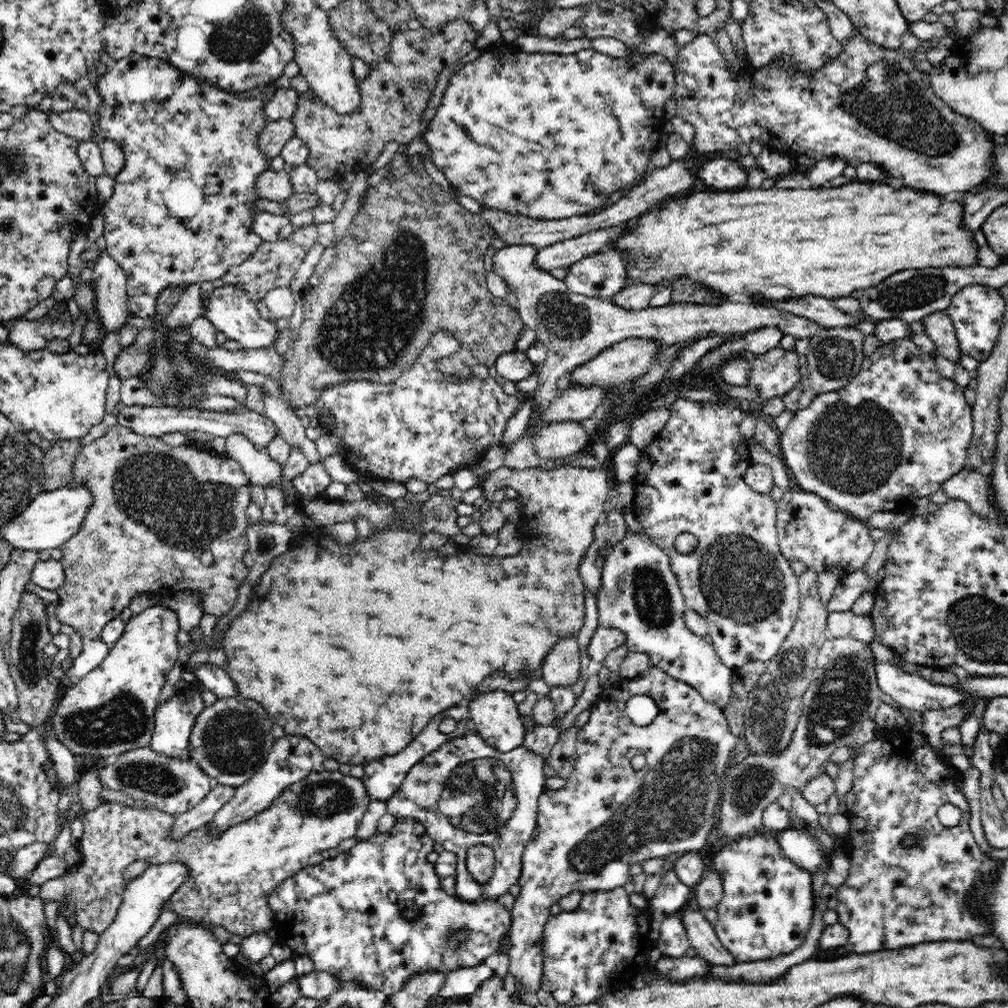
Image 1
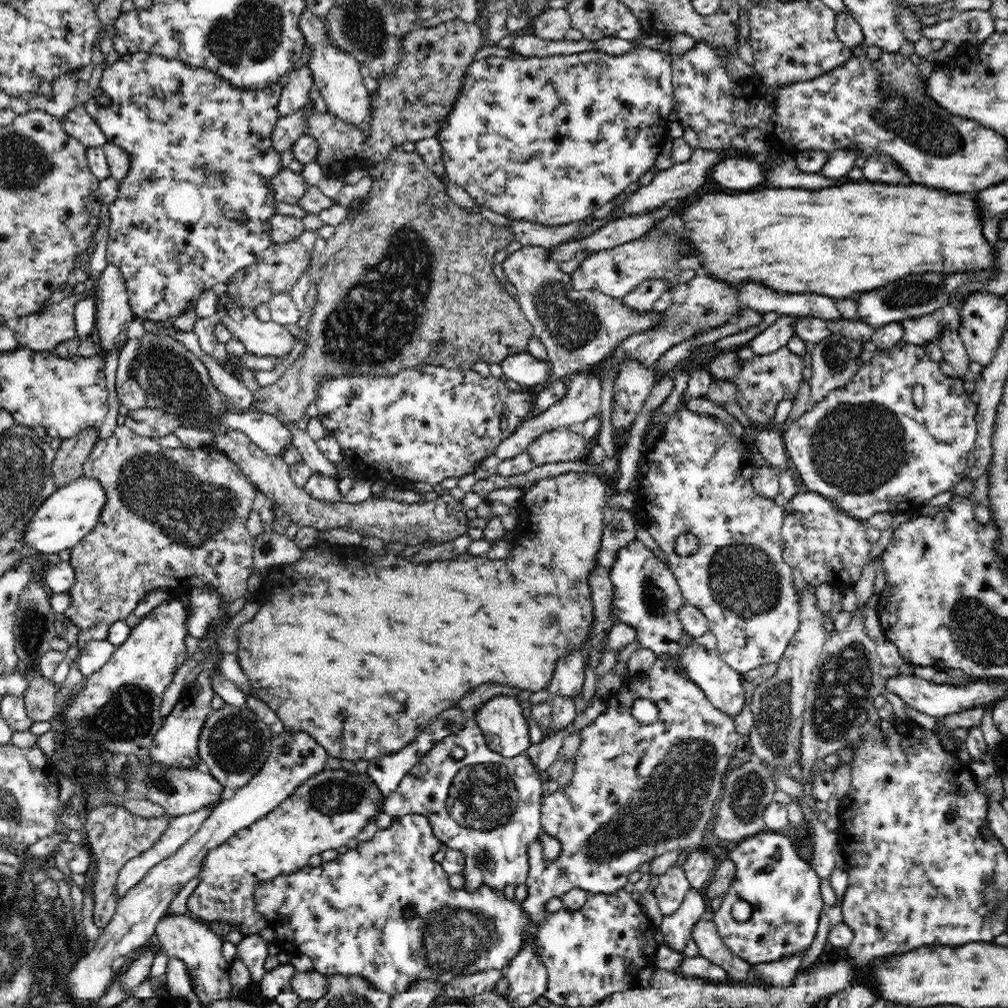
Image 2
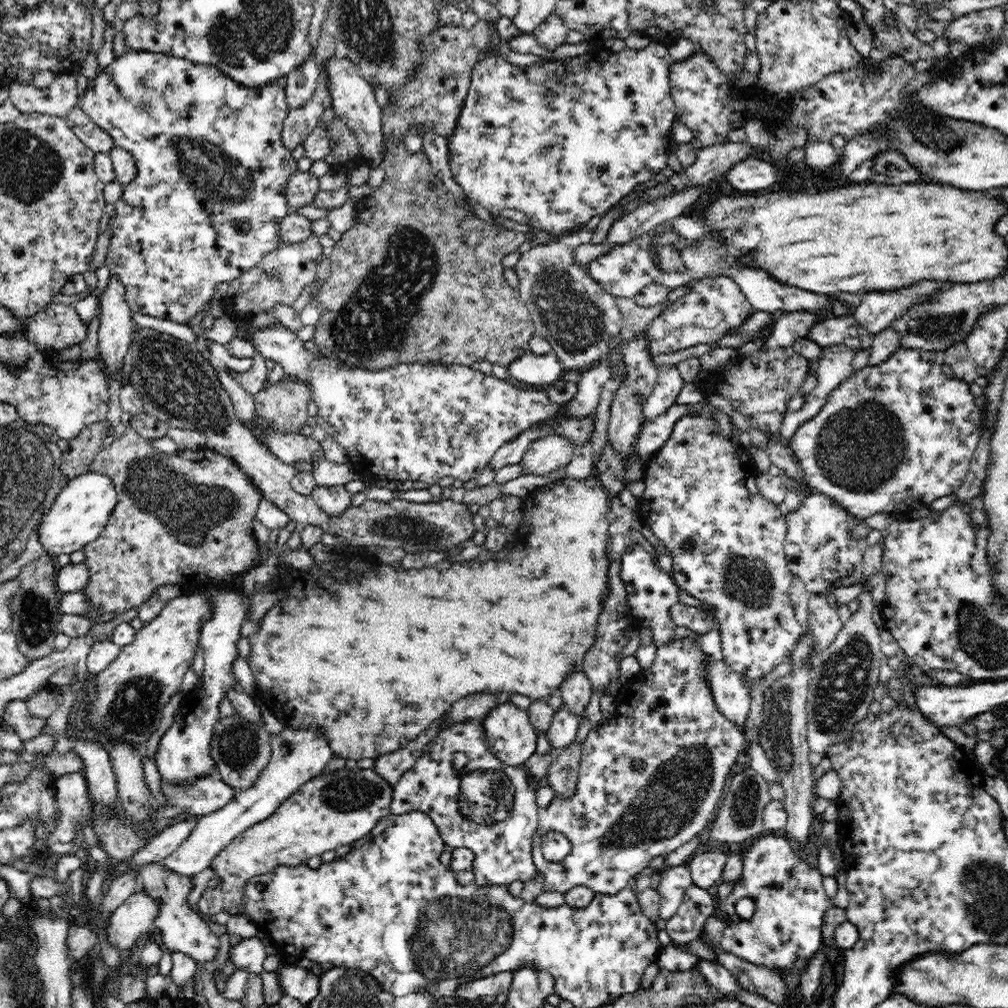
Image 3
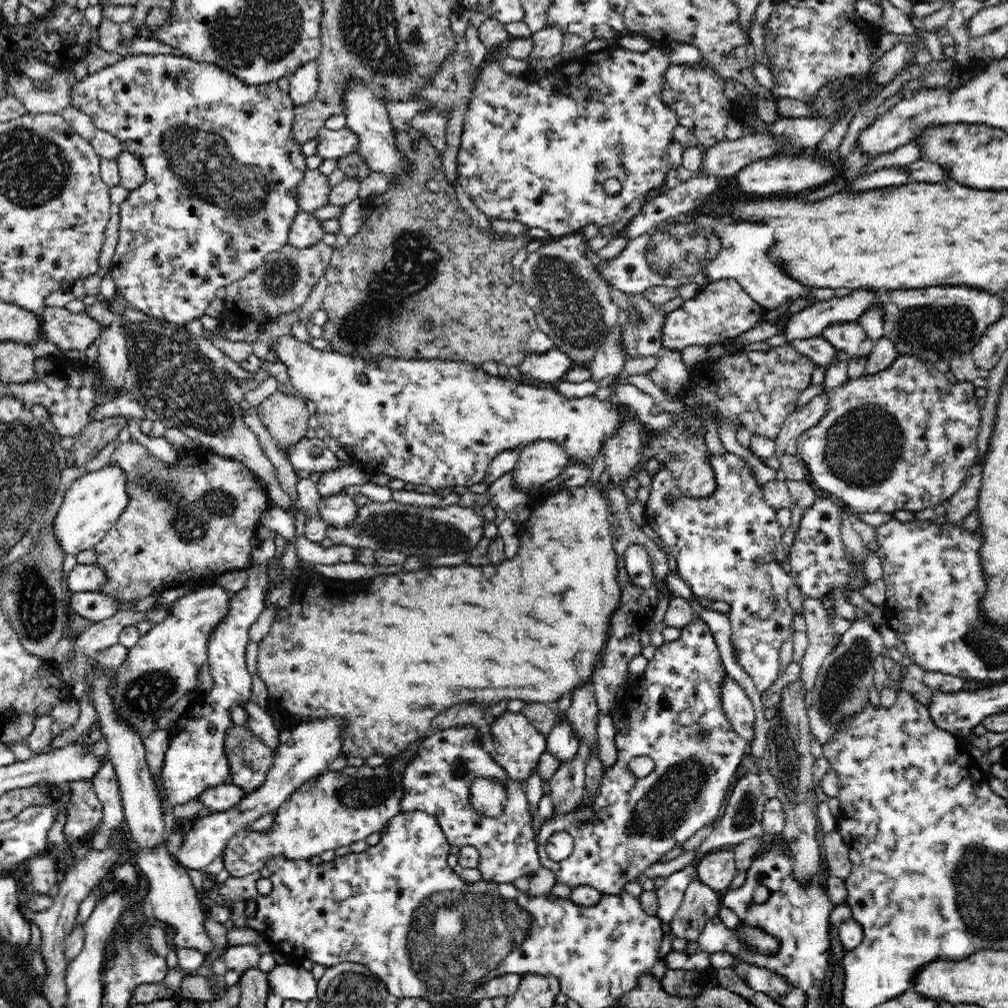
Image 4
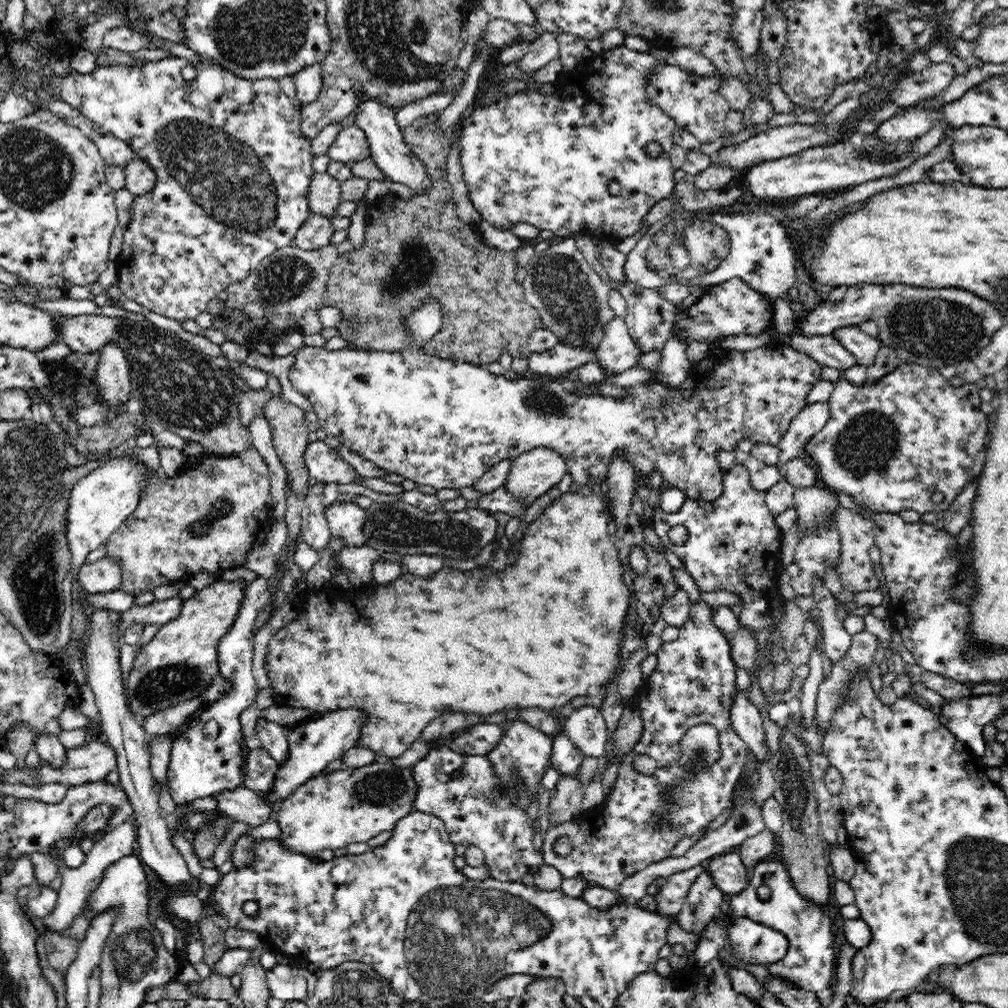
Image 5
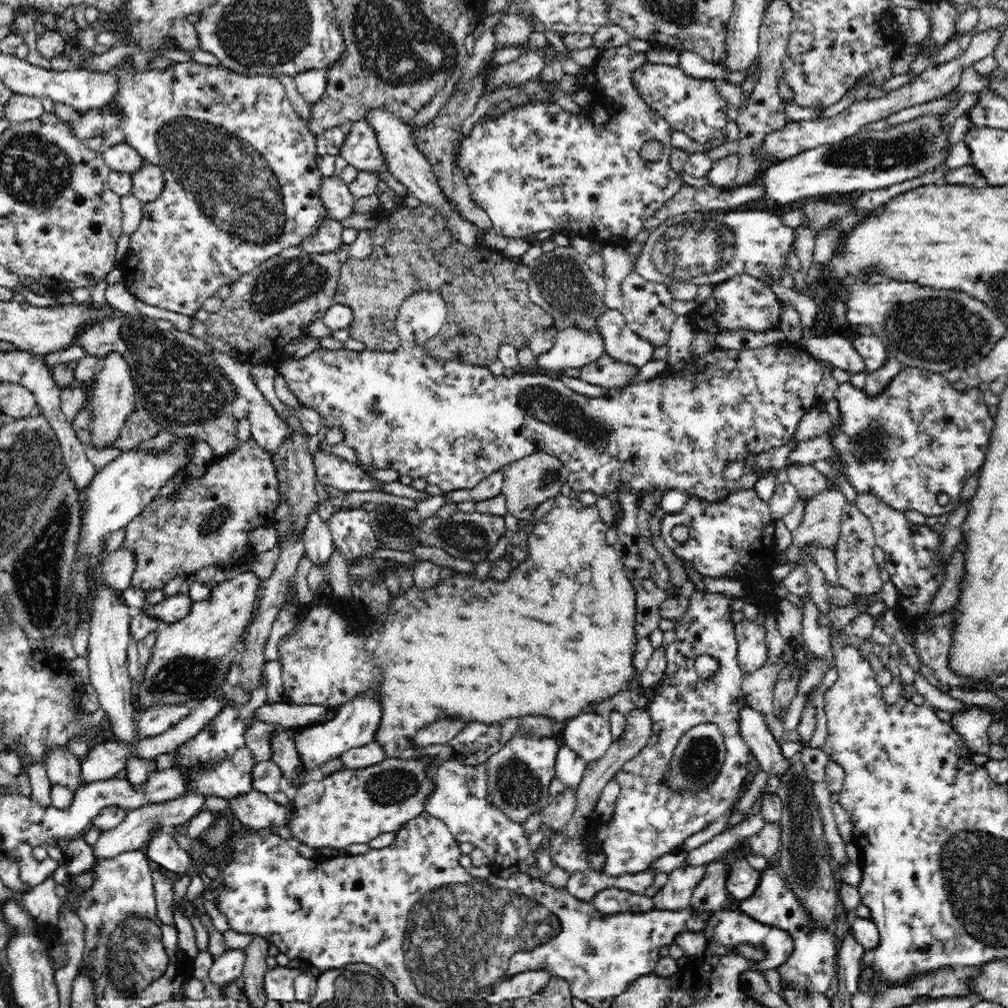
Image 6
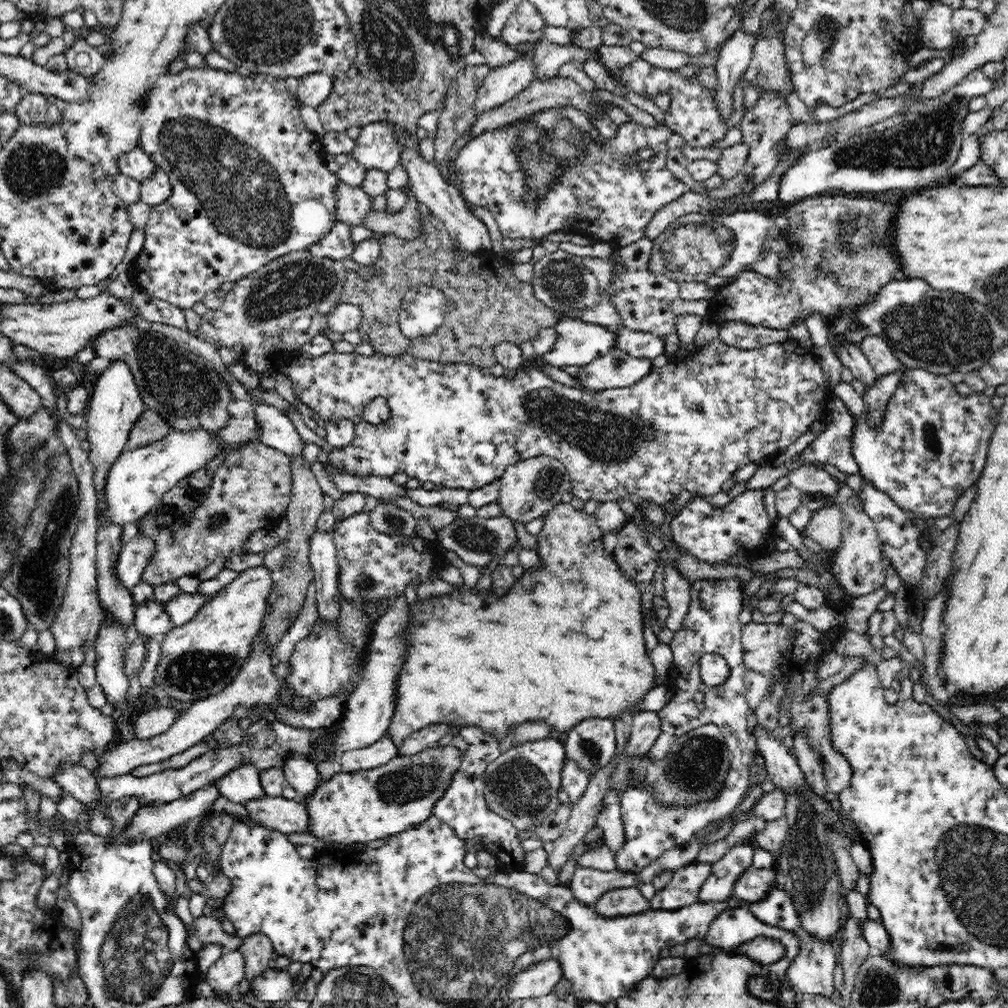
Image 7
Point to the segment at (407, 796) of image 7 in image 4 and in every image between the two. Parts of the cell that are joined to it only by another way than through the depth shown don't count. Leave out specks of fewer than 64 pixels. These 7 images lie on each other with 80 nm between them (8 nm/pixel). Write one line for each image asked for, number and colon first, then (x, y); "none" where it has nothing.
4: (337, 808)
5: (331, 811)
6: (348, 807)

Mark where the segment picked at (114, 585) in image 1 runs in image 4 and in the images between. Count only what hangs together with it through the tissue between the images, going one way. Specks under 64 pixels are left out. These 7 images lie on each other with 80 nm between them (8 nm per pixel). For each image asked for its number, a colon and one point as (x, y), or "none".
2: (180, 513)
3: (189, 513)
4: (197, 518)

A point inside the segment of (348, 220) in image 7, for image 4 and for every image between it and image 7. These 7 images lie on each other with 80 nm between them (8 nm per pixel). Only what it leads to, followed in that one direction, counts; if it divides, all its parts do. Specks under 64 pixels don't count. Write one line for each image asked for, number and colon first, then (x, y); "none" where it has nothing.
4: (313, 189)
5: (324, 196)
6: (337, 197)

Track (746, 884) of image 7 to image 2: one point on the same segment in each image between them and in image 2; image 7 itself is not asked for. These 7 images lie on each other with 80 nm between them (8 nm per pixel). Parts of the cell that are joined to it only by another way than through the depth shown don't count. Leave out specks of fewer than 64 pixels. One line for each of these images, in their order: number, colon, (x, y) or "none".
2: (698, 867)
3: (707, 869)
4: (717, 870)
5: (728, 872)
6: (742, 880)

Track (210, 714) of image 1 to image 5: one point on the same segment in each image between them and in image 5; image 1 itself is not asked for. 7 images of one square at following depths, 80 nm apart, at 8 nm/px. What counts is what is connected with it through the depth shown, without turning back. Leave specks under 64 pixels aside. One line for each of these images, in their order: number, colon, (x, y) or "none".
2: (234, 743)
3: (240, 750)
4: (249, 759)
5: (260, 770)

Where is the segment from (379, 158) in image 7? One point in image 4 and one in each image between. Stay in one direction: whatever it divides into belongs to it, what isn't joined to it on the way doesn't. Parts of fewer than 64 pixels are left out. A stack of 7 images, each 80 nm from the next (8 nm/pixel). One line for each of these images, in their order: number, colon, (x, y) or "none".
4: (331, 144)
5: (351, 144)
6: (360, 149)

